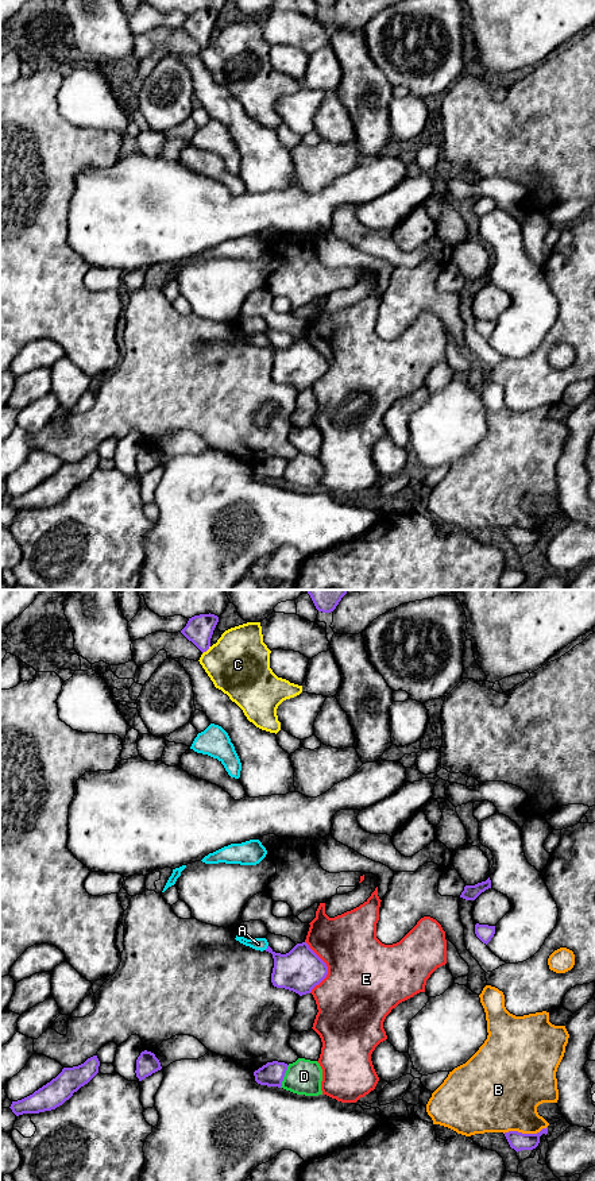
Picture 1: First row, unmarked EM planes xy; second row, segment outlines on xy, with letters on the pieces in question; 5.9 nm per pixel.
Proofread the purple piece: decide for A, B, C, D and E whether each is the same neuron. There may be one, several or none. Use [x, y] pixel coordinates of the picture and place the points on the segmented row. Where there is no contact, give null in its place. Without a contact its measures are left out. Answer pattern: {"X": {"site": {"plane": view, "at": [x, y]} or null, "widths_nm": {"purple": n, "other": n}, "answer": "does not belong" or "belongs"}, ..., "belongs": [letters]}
{"A": {"site": {"plane": "xy", "at": [267, 948]}, "widths_nm": {"purple": 260, "other": 80}, "answer": "belongs"}, "B": {"site": {"plane": "xy", "at": [525, 1134]}, "widths_nm": {"purple": 110, "other": 400}, "answer": "does not belong"}, "C": {"site": {"plane": "xy", "at": [207, 649]}, "widths_nm": {"purple": 160, "other": 360}, "answer": "does not belong"}, "D": {"site": {"plane": "xy", "at": [284, 1076]}, "widths_nm": {"purple": 140, "other": 200}, "answer": "does not belong"}, "E": {"site": {"plane": "xy", "at": [327, 967]}, "widths_nm": {"purple": 260, "other": 460}, "answer": "does not belong"}, "belongs": ["A"]}

